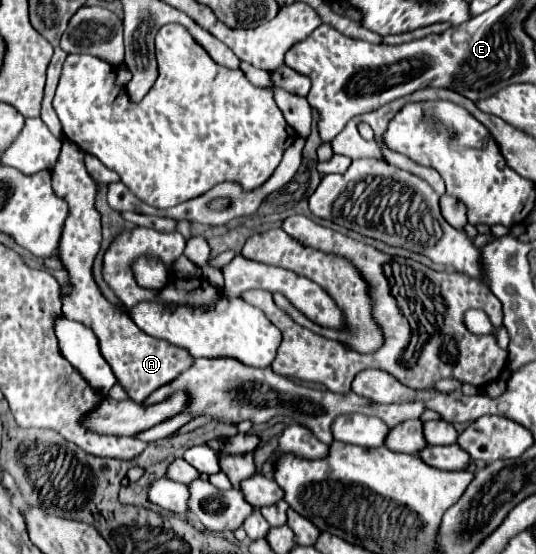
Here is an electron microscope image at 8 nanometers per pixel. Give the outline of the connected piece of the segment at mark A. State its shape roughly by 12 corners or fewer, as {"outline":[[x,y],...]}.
{"outline":[[63,139],[52,169],[69,203],[63,315],[87,325],[129,399],[143,403],[193,357],[147,337],[93,281],[97,183]]}

